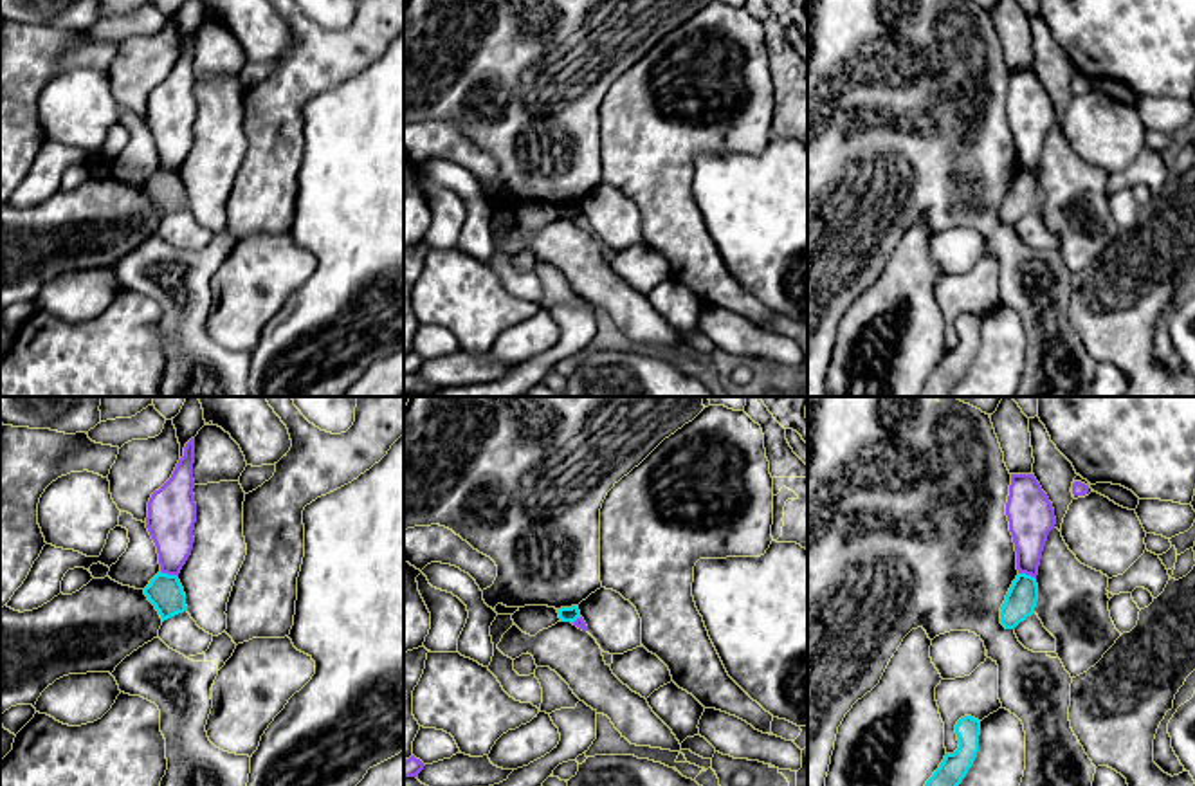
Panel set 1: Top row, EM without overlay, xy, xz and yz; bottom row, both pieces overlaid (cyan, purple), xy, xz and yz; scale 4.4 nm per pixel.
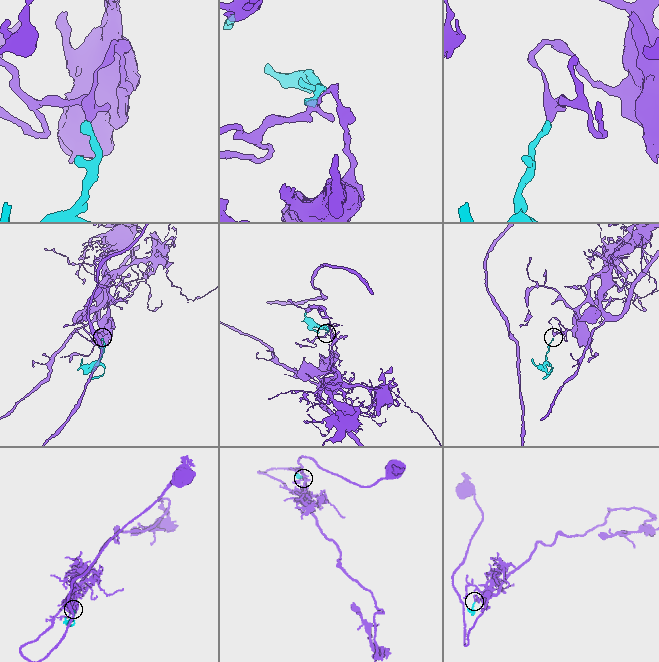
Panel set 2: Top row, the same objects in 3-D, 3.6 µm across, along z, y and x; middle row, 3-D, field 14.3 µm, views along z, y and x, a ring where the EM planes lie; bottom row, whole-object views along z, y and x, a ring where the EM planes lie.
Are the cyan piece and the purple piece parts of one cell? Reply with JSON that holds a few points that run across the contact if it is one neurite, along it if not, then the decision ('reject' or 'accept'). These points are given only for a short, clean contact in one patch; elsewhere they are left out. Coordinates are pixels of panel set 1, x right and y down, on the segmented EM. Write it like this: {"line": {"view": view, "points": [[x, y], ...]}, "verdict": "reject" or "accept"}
{"line": {"view": "xy", "points": [[161, 570], [177, 577]]}, "verdict": "reject"}

